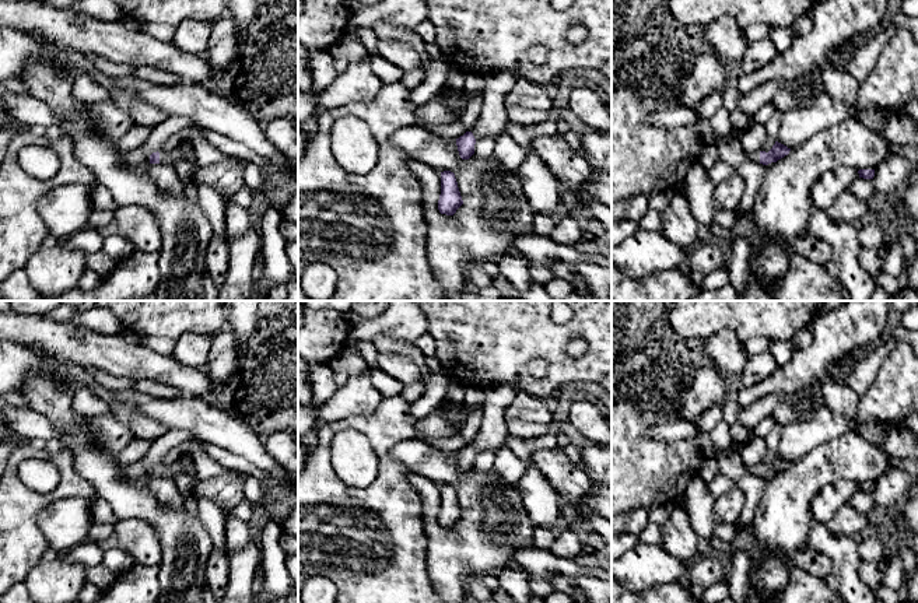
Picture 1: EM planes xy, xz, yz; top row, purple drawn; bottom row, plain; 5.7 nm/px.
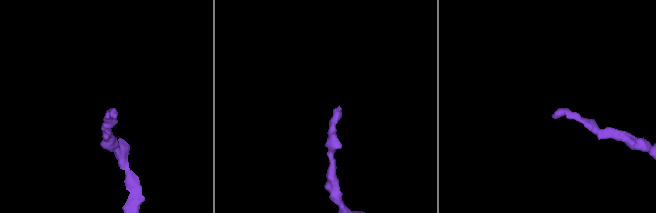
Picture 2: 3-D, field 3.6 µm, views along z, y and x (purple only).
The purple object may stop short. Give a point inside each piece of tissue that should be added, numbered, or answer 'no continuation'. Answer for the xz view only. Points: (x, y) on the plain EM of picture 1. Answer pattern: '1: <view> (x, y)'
1: xz (493, 434)

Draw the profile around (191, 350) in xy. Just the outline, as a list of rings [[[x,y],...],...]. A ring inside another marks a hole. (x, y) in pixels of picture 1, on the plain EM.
[[[185,333],[178,340],[171,354],[178,362],[188,368],[204,368],[213,336]]]

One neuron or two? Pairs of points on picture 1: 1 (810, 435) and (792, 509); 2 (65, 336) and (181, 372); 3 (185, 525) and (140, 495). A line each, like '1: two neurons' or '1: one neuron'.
1: two neurons
2: one neuron
3: one neuron

